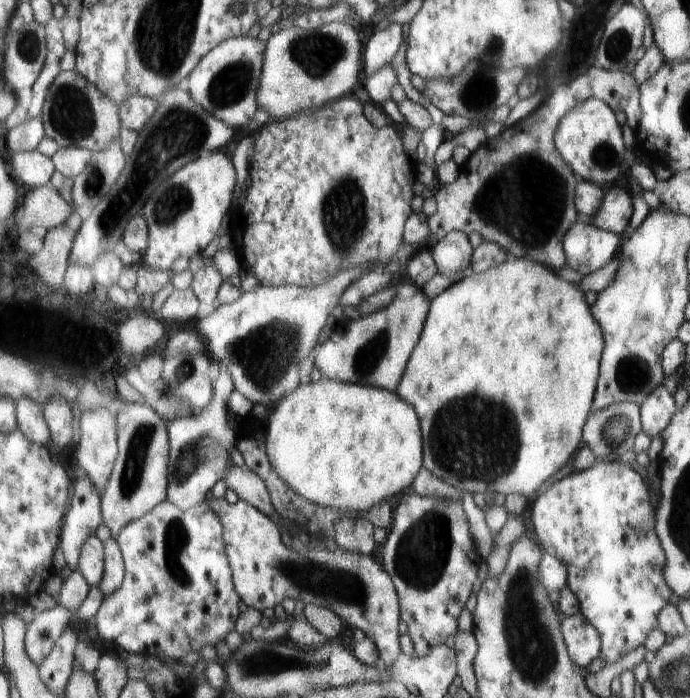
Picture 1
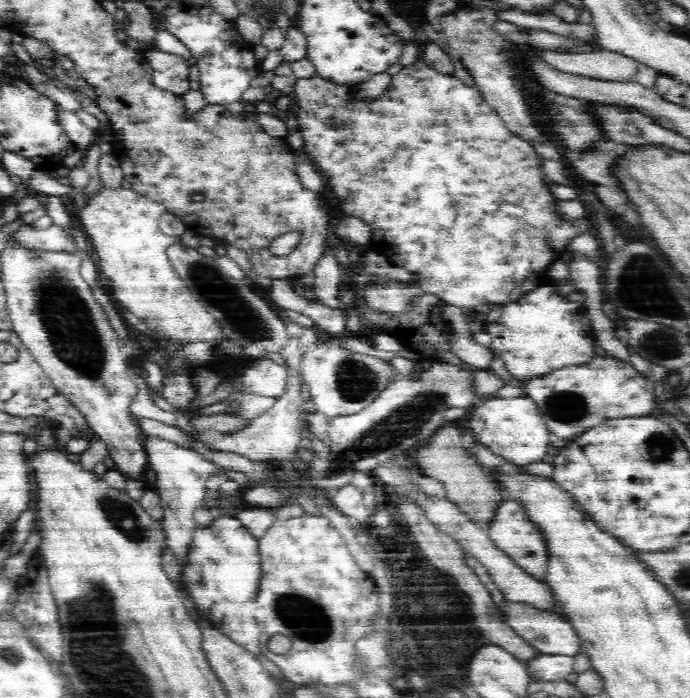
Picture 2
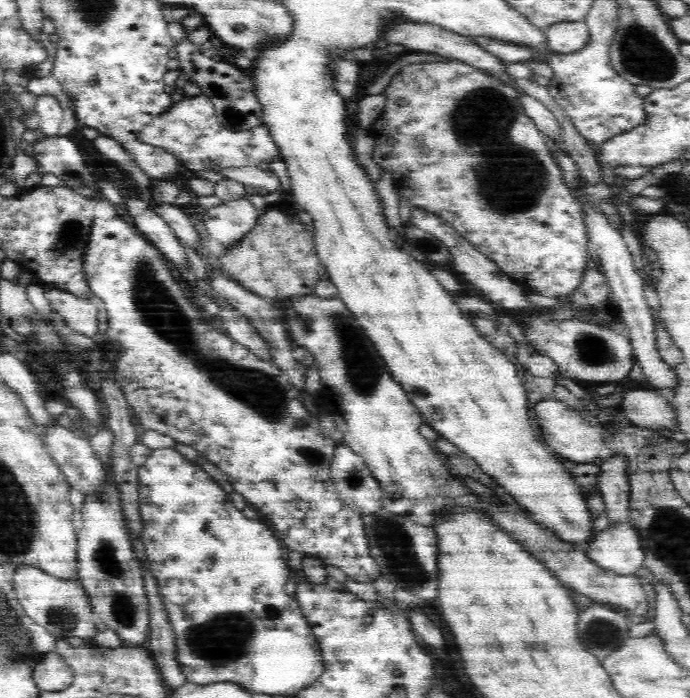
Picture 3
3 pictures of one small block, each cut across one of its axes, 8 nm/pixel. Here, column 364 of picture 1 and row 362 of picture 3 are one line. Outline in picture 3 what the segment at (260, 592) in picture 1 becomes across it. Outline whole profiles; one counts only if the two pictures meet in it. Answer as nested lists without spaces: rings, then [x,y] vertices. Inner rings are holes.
[[[588,319],[530,320],[524,326],[528,347],[548,355],[558,365],[561,376],[574,380],[595,380],[601,384],[620,381],[630,374],[634,366],[634,351],[630,339],[612,329]]]

